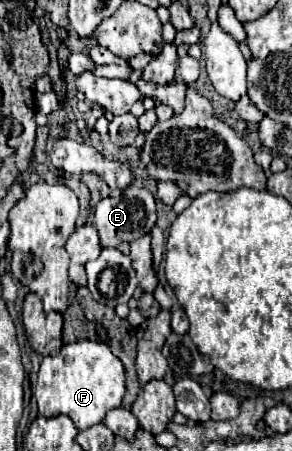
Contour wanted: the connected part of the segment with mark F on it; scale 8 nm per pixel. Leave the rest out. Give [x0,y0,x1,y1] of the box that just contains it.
[36,341,124,429]

